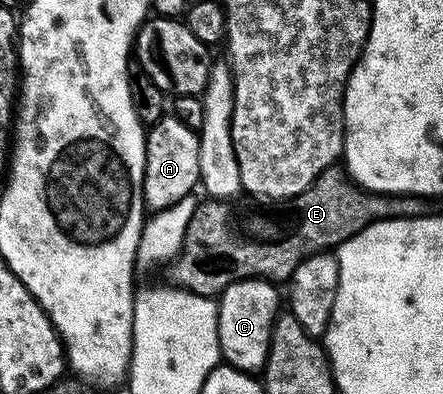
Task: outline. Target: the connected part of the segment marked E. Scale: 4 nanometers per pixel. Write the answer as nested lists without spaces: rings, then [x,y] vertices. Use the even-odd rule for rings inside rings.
[[[341,166],[324,168],[322,172],[316,173],[315,179],[317,181],[310,188],[305,188],[302,192],[300,189],[290,200],[266,203],[261,216],[253,208],[232,208],[233,204],[228,199],[202,199],[197,205],[195,223],[191,230],[185,233],[185,242],[172,261],[172,283],[196,295],[217,298],[225,288],[240,280],[261,278],[272,282],[285,282],[290,279],[296,267],[309,256],[336,249],[338,244],[350,240],[376,220],[398,216],[424,216],[427,212],[426,201],[422,197],[404,194],[388,196],[357,187]]]

